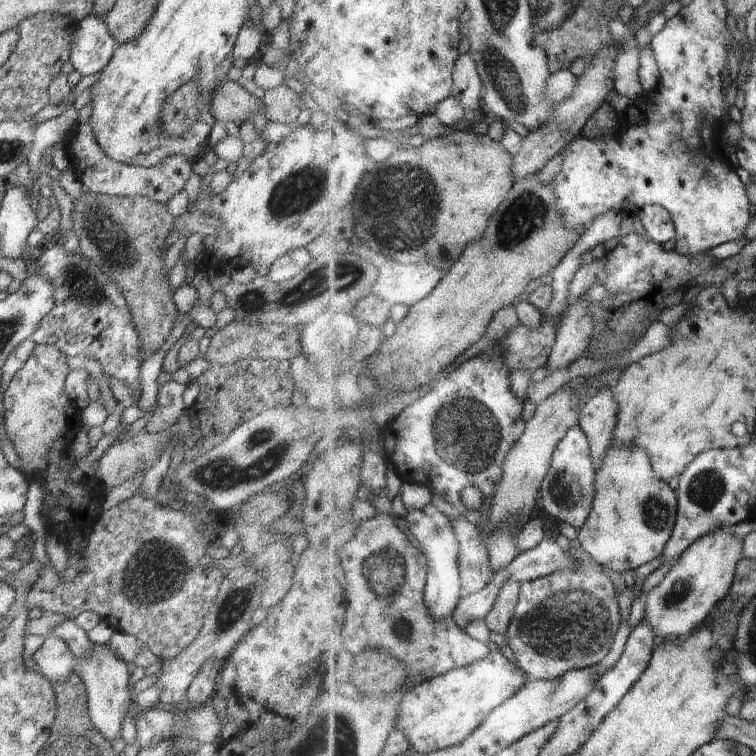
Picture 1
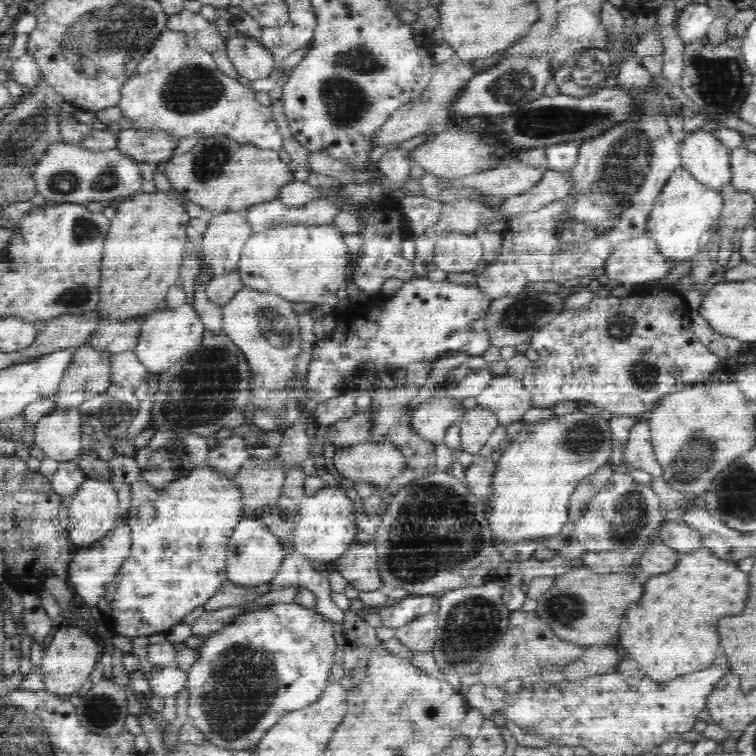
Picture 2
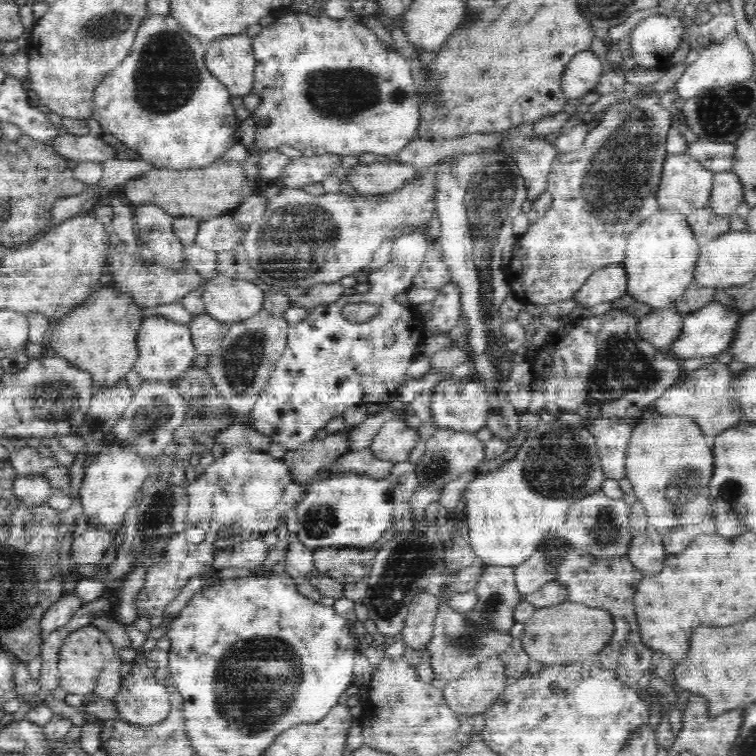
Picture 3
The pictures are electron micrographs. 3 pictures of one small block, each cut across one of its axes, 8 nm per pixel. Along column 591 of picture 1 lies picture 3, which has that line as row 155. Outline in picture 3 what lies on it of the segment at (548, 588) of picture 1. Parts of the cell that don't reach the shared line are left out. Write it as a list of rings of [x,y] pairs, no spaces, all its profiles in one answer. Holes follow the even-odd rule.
[[[644,84],[634,85],[634,94],[626,96],[624,100],[614,100],[612,104],[606,106],[604,110],[598,113],[595,121],[590,125],[586,136],[584,137],[580,150],[571,153],[556,153],[552,158],[550,170],[547,173],[547,192],[552,196],[552,204],[545,215],[529,224],[528,229],[524,234],[517,237],[513,246],[506,254],[506,271],[504,272],[507,278],[508,286],[511,292],[522,301],[524,304],[552,304],[569,298],[575,298],[580,292],[580,288],[586,284],[586,280],[590,278],[592,272],[596,268],[602,268],[613,262],[624,260],[624,250],[626,250],[627,236],[643,221],[646,220],[651,214],[650,212],[657,211],[659,204],[657,201],[657,192],[660,186],[664,164],[668,154],[666,149],[667,132],[670,127],[675,123],[670,108],[662,106],[662,98],[656,89],[646,89]]]

